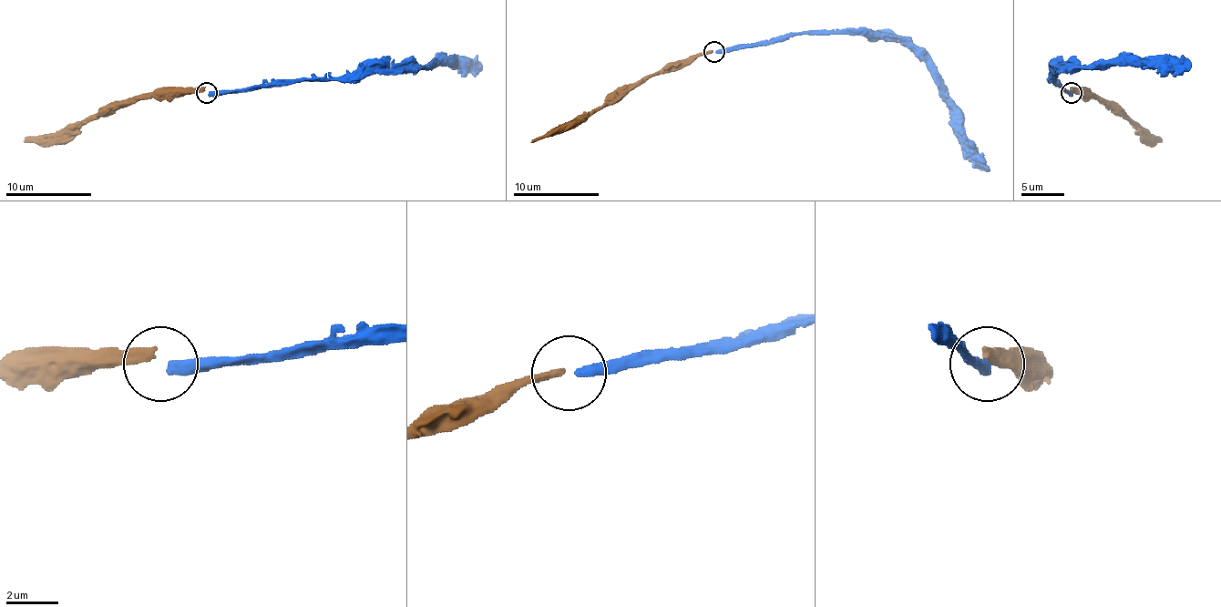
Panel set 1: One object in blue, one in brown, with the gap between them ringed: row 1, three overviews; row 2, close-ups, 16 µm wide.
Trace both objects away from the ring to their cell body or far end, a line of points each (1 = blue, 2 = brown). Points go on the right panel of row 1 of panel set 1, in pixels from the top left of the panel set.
1: (1071, 92), (1053, 79), (1056, 73), (1118, 64), (1186, 64), (1191, 68)
2: (1071, 89), (1096, 97), (1135, 128), (1161, 141)

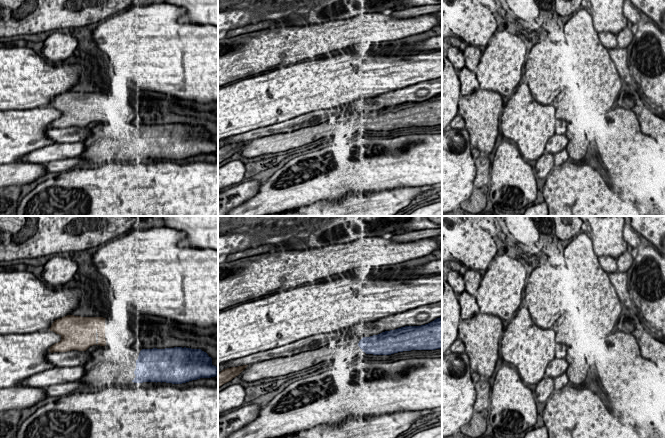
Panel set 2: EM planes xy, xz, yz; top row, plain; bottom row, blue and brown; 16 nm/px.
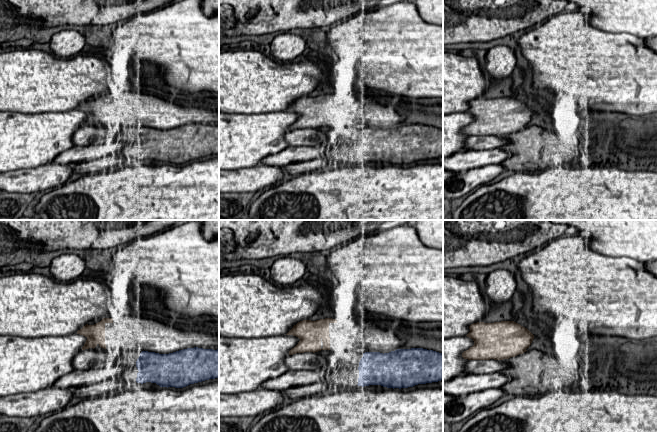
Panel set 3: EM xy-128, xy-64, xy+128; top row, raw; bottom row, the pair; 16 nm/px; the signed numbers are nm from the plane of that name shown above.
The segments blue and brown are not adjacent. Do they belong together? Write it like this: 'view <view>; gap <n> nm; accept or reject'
view xy; gap 550 nm; reject

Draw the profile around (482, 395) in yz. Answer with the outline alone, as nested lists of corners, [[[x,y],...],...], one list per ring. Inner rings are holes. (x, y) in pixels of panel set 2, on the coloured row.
[[[483,383],[478,387],[479,391],[477,392],[476,402],[474,403],[474,410],[481,412],[484,407],[488,406],[488,396],[490,389],[487,387],[487,383]]]

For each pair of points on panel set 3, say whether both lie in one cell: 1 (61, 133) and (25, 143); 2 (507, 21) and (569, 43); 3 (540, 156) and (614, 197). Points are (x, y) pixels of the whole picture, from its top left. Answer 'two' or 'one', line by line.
1: one
2: two
3: two

